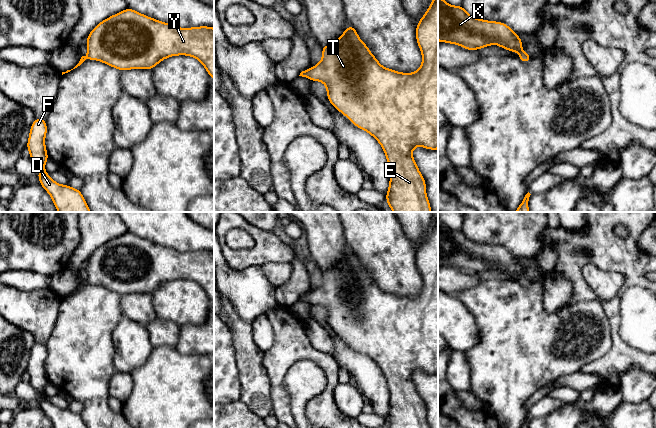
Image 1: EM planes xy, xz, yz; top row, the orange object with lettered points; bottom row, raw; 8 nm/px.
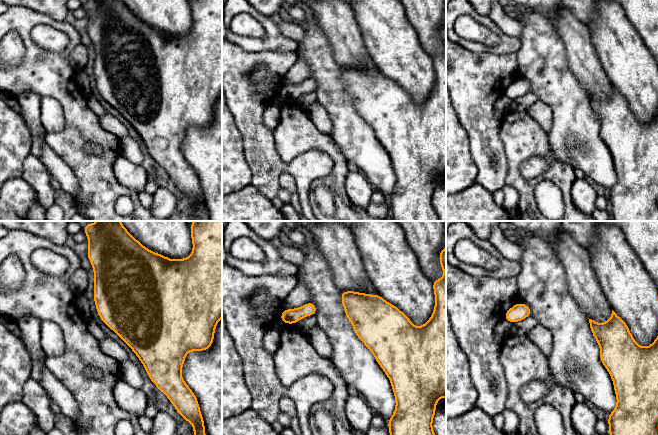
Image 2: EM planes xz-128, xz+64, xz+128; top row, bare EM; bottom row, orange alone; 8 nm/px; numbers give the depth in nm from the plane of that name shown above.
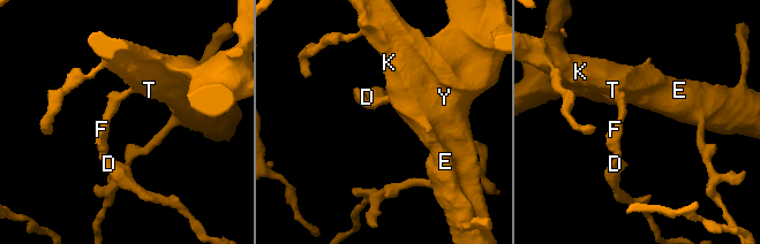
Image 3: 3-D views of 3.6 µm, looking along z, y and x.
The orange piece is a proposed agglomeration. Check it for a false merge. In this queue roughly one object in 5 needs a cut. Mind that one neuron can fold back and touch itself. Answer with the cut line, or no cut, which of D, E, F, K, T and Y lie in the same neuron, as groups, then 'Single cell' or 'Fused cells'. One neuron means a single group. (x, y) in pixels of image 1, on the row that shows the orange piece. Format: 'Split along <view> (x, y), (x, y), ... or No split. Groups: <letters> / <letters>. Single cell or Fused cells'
No split. Groups: D E F K T Y. Single cell

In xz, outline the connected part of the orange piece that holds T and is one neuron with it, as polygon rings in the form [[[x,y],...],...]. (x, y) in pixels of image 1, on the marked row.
[[[432,0],[426,13],[416,26],[416,41],[422,53],[422,65],[414,73],[401,73],[383,67],[360,40],[352,25],[346,27],[338,40],[322,46],[322,60],[299,76],[326,85],[327,98],[334,108],[346,116],[356,127],[372,135],[385,152],[390,169],[386,203],[393,212],[431,212],[426,195],[426,182],[415,162],[412,151],[416,146],[438,149],[438,0]]]

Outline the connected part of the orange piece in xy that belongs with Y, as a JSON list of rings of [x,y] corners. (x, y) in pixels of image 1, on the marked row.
[[[126,8],[96,25],[87,36],[86,47],[87,55],[82,56],[73,69],[89,59],[103,62],[120,71],[152,70],[161,60],[171,56],[186,55],[196,58],[214,80],[214,28],[212,27],[179,28]]]

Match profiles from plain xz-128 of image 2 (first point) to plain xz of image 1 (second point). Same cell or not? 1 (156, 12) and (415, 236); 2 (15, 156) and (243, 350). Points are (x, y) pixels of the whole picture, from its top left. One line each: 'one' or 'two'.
1: two
2: two

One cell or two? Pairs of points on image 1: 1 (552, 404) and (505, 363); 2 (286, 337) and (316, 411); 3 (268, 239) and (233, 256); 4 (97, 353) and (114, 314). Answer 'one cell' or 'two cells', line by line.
1: two cells
2: one cell
3: one cell
4: one cell

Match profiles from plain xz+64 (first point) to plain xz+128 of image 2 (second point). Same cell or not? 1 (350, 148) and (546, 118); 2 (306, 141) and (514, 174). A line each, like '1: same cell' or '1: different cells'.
1: different cells
2: same cell

